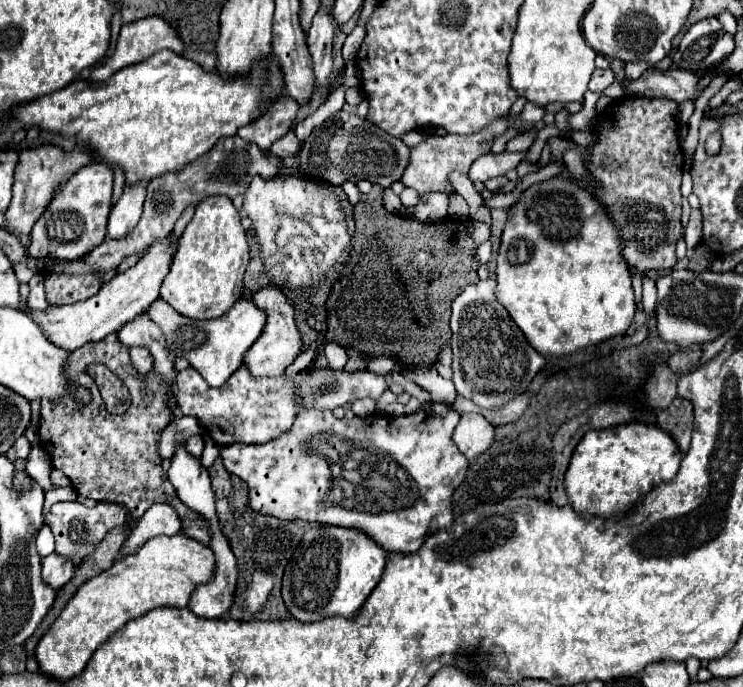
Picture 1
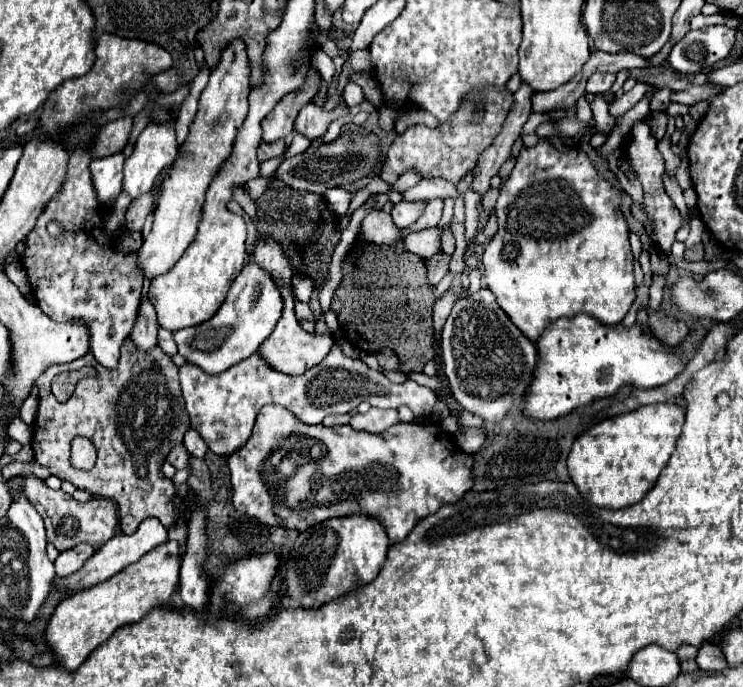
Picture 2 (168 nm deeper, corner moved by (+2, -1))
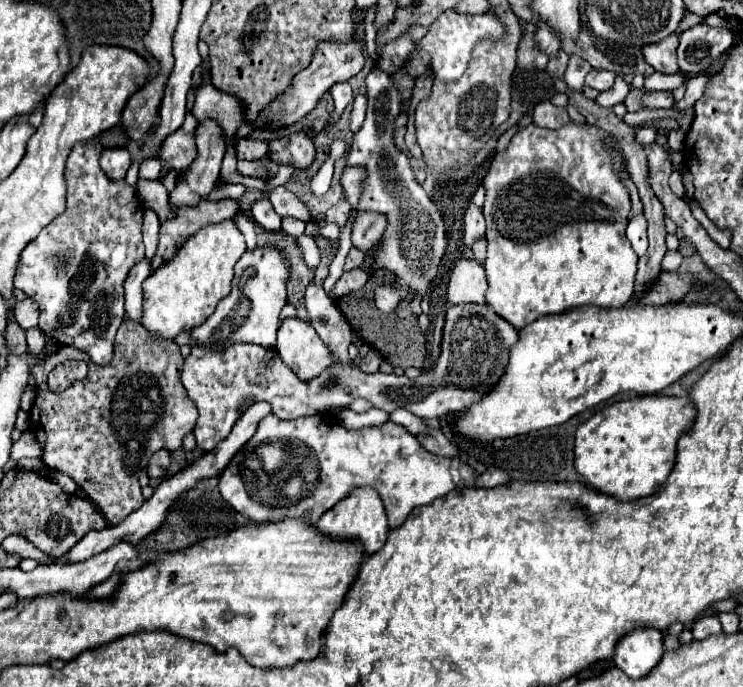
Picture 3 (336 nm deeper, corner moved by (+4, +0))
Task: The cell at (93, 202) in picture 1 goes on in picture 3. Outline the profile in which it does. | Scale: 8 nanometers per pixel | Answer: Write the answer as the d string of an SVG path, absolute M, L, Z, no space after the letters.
M107 148L107 150L103 150L99 164L109 180L119 182L125 178L127 168L131 166L131 156L125 148Z

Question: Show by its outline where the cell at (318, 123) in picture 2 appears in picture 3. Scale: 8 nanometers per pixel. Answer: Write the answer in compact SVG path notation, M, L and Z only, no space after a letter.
M303 128L283 138L275 138L271 144L271 158L279 164L295 164L295 168L307 168L315 158L315 144L311 128Z

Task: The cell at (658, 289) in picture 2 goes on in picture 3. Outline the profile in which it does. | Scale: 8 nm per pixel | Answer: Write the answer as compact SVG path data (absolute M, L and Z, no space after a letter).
M667 252L661 266L663 266L663 270L667 270L667 272L675 272L675 270L679 268L681 260L683 260L683 256L681 256L679 252Z

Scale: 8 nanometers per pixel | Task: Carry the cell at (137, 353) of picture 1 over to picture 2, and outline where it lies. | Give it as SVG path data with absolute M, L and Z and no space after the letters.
M141 295L141 311L137 313L137 323L131 331L131 339L135 345L143 351L149 351L157 343L157 319L155 319L155 307L147 299L147 295Z

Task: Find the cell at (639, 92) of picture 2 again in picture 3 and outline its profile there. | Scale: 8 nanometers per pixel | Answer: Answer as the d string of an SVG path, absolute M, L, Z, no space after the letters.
M659 72L651 74L649 78L645 78L643 90L645 92L673 92L675 88L679 88L685 82L685 78L681 74L671 74L671 76L663 76Z

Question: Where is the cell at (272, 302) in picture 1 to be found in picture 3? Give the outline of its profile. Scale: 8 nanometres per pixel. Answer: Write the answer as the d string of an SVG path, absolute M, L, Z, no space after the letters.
M297 318L281 322L275 350L283 364L301 380L319 376L333 362L329 348L321 342L315 328Z

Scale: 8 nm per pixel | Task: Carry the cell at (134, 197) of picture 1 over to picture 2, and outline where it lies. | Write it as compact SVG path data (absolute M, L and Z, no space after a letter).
M149 123L133 149L133 155L125 161L123 191L133 199L151 191L155 177L175 161L177 157L175 127L165 127L165 123Z

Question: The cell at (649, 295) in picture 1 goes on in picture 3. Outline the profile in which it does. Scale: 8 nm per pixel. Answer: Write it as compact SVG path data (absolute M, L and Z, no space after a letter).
M643 214L629 220L627 238L629 238L629 242L631 242L637 256L647 254L647 220L645 220Z

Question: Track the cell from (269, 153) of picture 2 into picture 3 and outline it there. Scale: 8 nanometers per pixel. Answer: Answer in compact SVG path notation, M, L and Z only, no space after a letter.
M241 138L237 146L237 158L243 160L263 160L269 152L269 142L265 140L253 140L253 138Z

